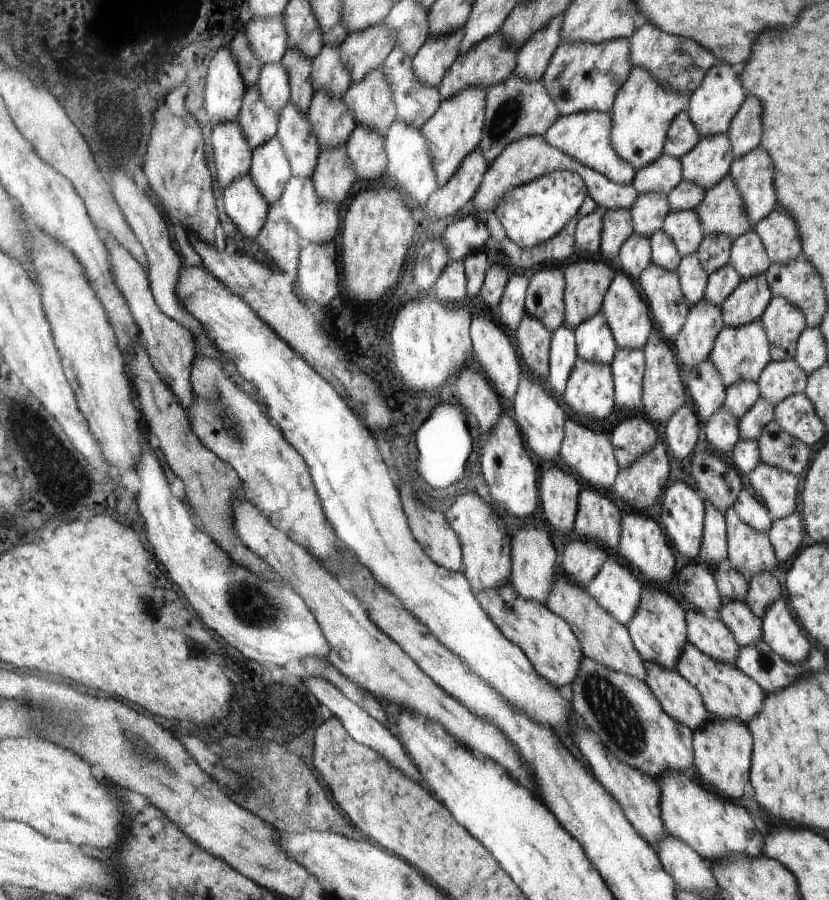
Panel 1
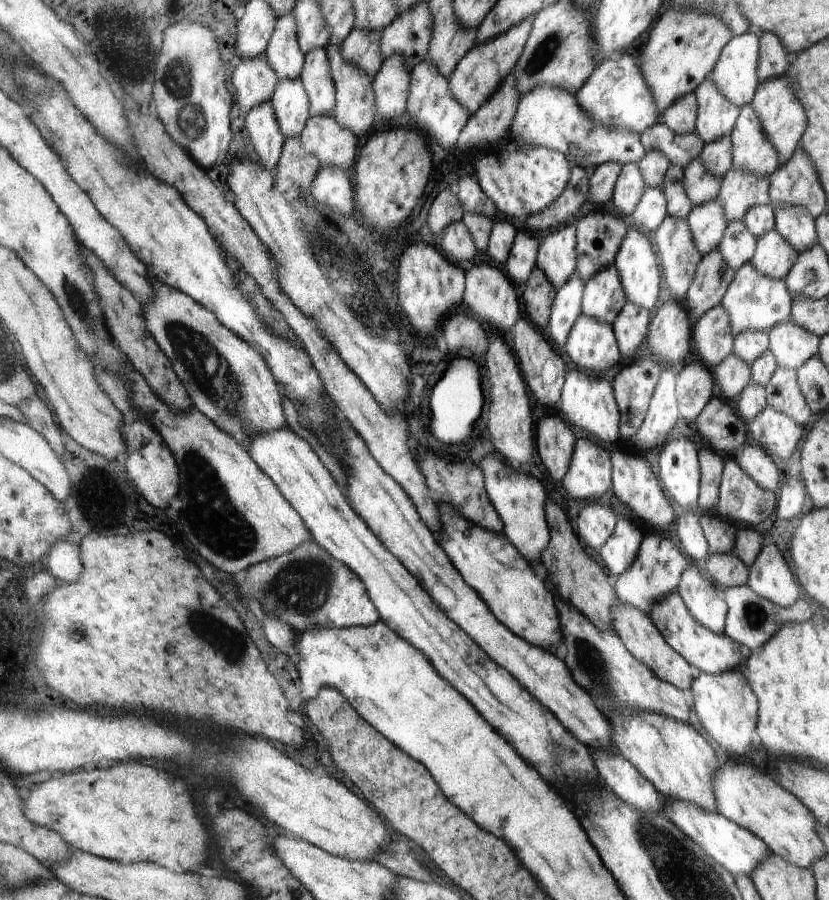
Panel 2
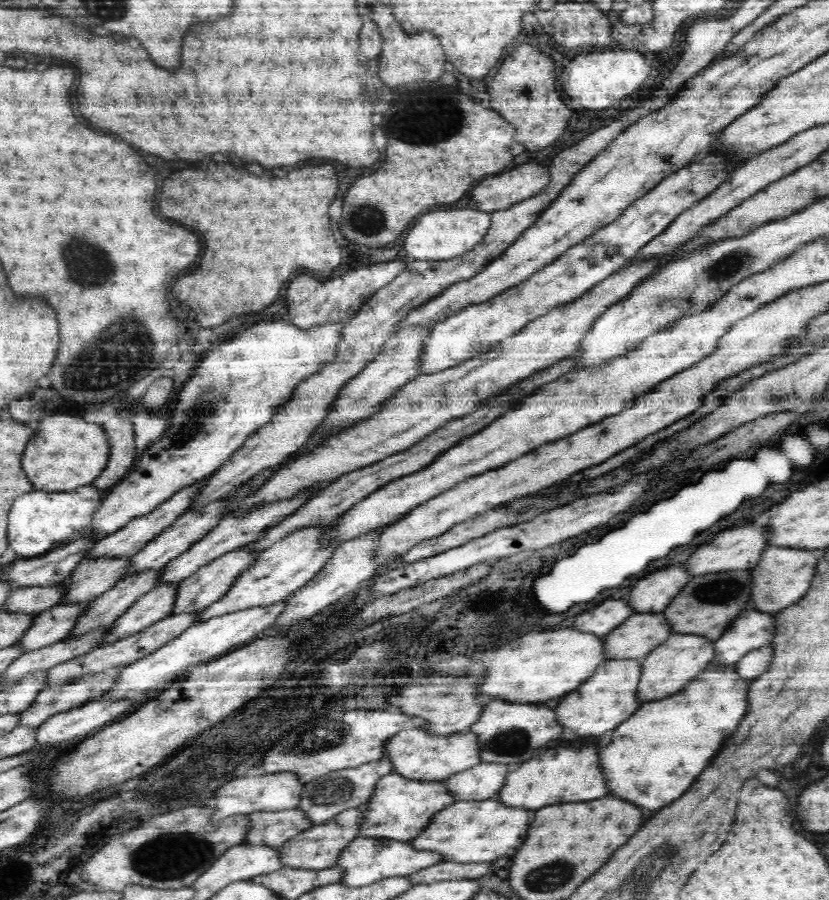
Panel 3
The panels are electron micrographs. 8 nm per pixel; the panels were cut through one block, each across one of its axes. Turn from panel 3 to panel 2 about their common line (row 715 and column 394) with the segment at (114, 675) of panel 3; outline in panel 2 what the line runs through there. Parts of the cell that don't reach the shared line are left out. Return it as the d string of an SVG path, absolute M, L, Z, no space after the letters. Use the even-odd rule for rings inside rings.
M428 2L398 14L397 18L381 32L379 50L384 60L401 55L410 68L420 64L428 54L432 40L432 14Z

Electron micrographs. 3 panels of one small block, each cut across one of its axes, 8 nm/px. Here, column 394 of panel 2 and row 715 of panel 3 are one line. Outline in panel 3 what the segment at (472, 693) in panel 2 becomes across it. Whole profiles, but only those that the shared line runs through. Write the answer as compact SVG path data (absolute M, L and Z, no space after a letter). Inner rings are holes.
M611 660L606 661L594 676L583 682L579 688L572 693L568 693L562 699L560 706L556 708L558 722L566 728L570 728L580 736L602 736L608 730L618 728L626 716L632 716L640 708L640 699L637 696L639 681L642 676L641 662L632 660Z

